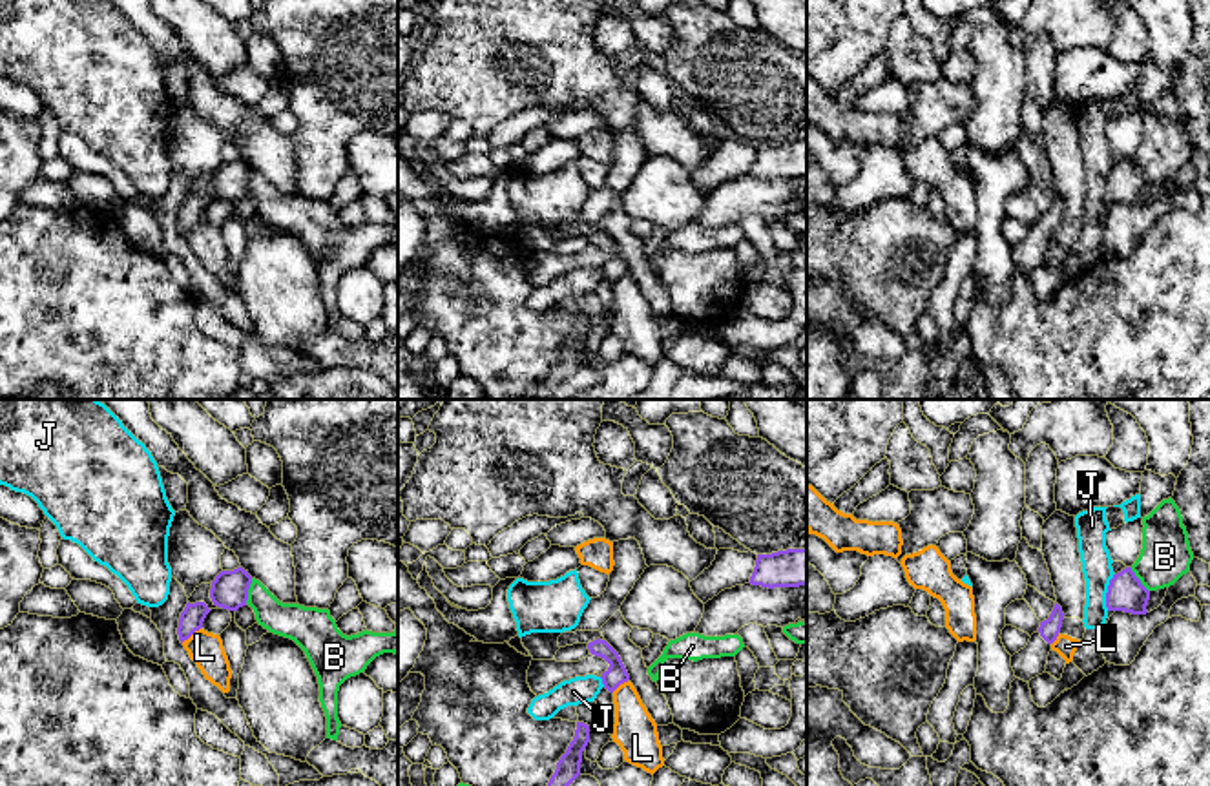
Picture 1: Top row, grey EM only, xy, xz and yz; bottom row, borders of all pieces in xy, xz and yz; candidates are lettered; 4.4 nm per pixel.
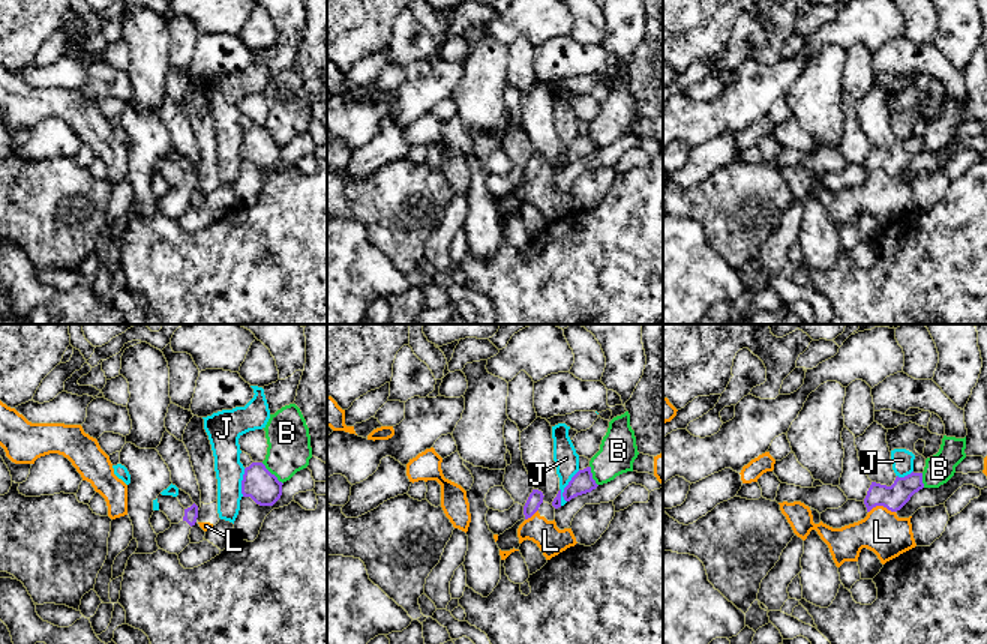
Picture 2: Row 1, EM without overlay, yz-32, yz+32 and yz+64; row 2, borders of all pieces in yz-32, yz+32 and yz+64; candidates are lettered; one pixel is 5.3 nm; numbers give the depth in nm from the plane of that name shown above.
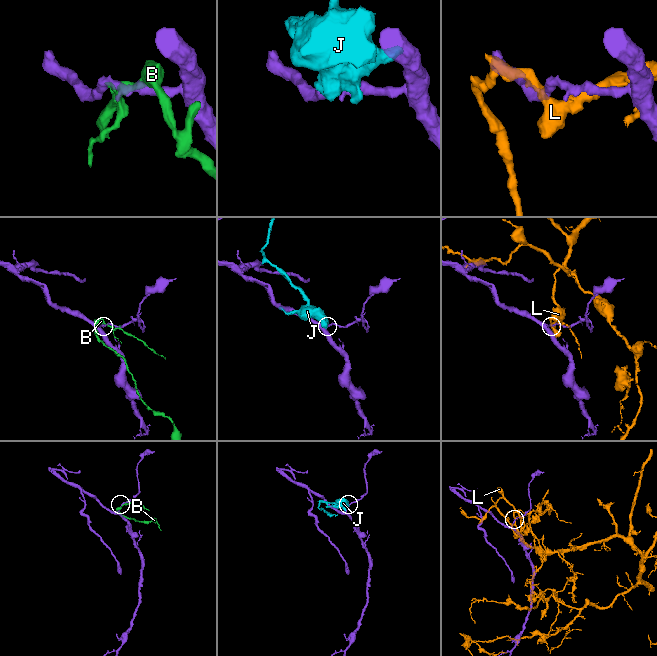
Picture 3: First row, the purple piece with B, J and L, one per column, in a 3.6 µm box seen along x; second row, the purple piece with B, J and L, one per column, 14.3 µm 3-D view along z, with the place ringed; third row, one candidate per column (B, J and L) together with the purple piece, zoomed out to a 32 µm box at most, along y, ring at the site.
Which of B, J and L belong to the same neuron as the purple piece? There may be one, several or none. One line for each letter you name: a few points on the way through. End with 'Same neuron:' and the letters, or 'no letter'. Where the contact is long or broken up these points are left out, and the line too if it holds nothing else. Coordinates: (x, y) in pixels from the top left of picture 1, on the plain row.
Same neuron: no letter

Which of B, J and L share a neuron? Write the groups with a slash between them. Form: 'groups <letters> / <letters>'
groups B / J / L

